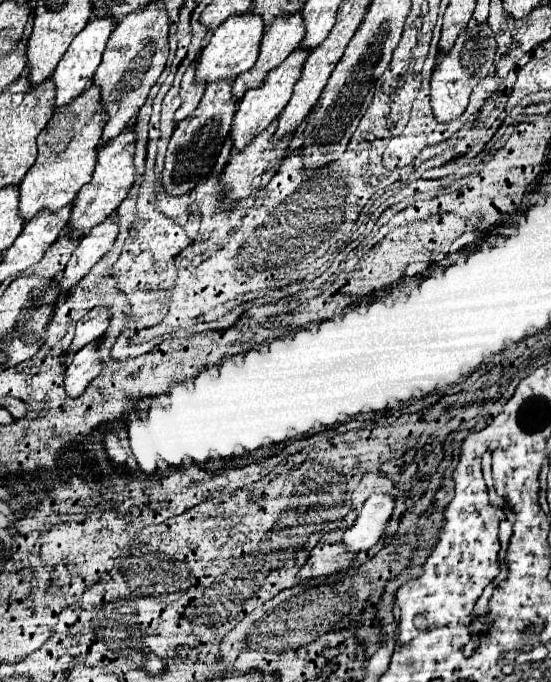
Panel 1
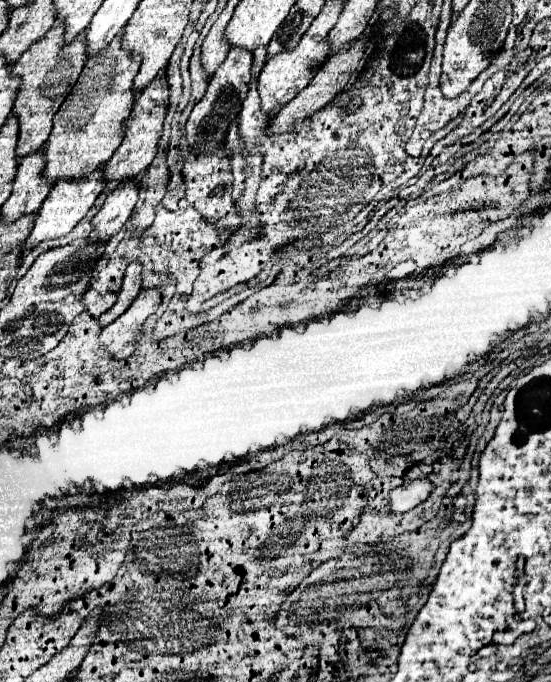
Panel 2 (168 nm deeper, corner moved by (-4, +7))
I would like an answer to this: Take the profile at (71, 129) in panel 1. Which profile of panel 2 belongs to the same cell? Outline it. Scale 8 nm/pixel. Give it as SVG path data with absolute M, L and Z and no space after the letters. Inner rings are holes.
M121 34L107 48L103 48L97 56L87 60L83 72L79 74L79 80L75 82L75 88L71 90L67 100L61 104L61 108L53 116L53 128L51 128L51 134L43 148L45 160L47 160L45 168L41 172L43 178L47 178L47 180L81 180L81 176L87 176L95 168L101 168L113 156L113 152L121 144L121 136L123 136L121 124L129 116L133 102L135 102L131 84L133 84L137 70L139 70L139 56L131 58L127 52L121 50Z

